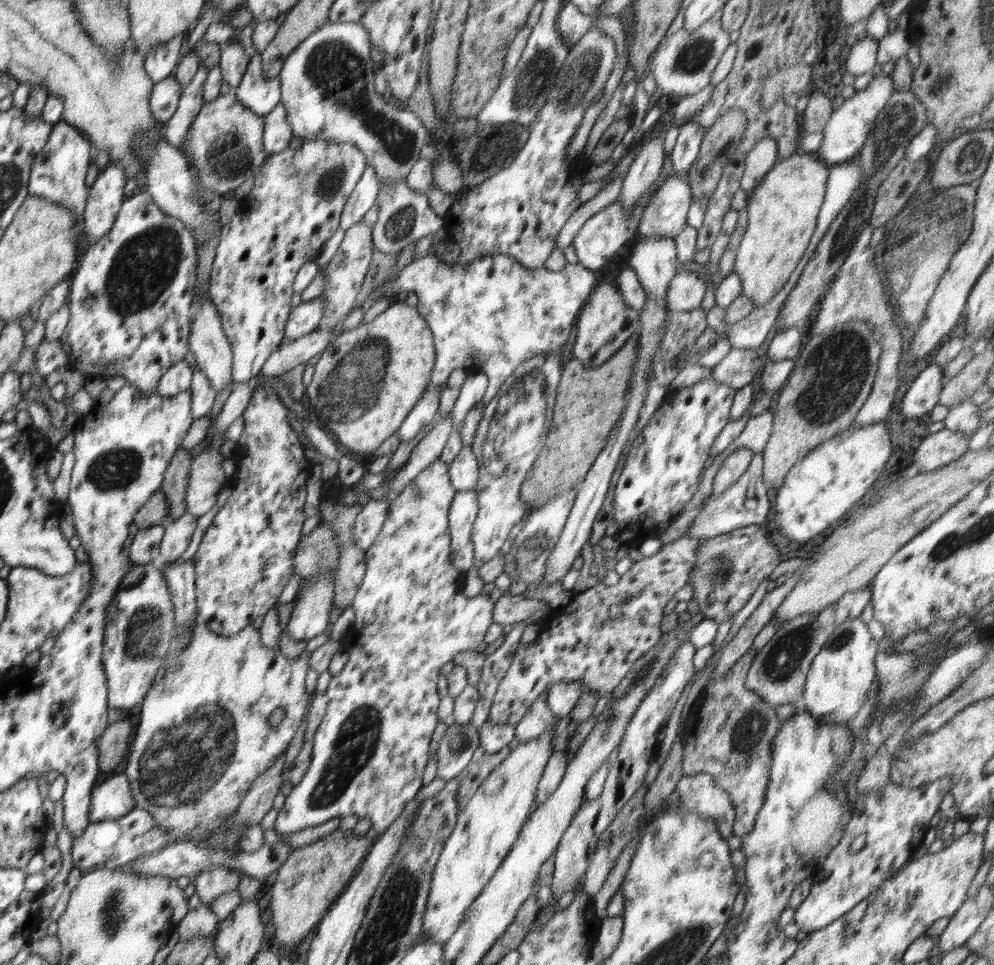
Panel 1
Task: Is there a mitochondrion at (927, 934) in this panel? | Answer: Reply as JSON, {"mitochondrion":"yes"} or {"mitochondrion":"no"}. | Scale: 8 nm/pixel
{"mitochondrion":"no"}

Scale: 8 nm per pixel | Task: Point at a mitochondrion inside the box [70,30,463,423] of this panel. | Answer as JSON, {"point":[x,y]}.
{"point":[335,69]}

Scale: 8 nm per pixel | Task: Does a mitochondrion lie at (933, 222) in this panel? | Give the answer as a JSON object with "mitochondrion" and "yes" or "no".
{"mitochondrion":"yes"}

